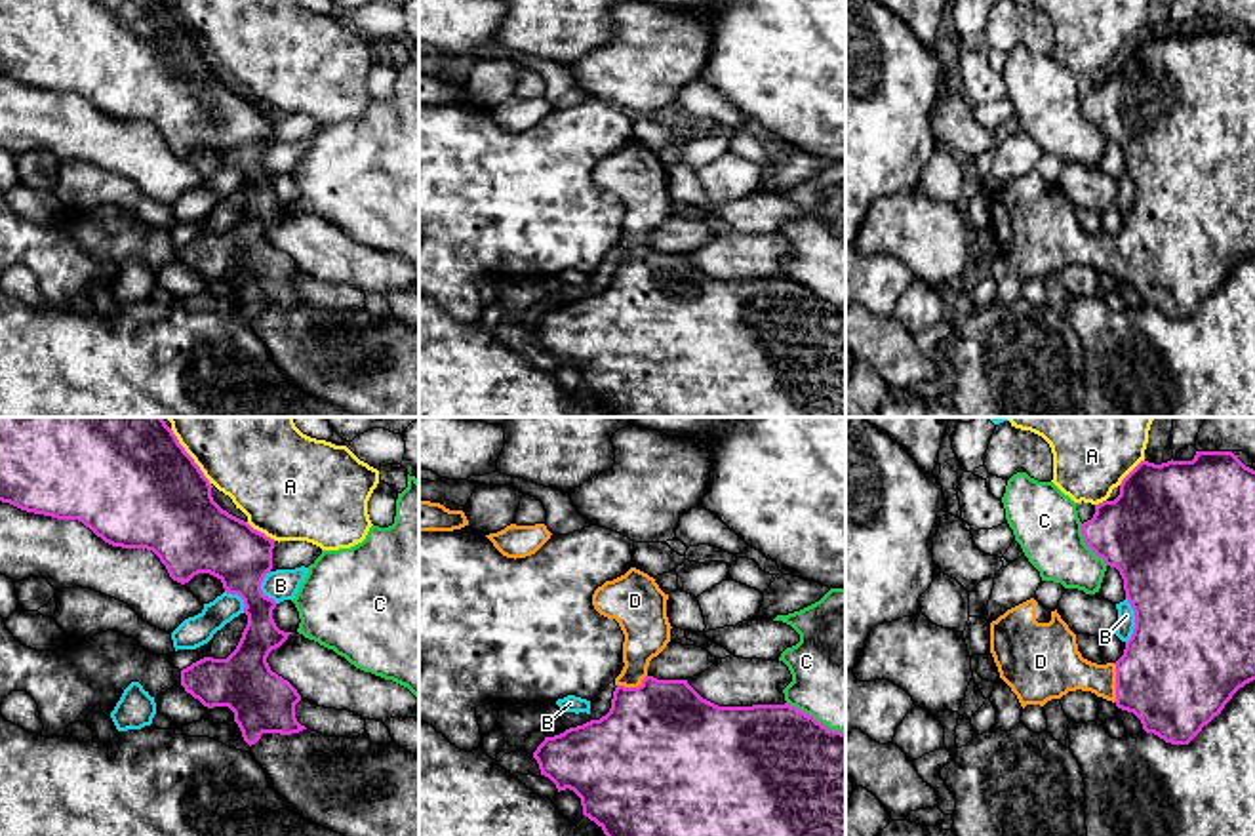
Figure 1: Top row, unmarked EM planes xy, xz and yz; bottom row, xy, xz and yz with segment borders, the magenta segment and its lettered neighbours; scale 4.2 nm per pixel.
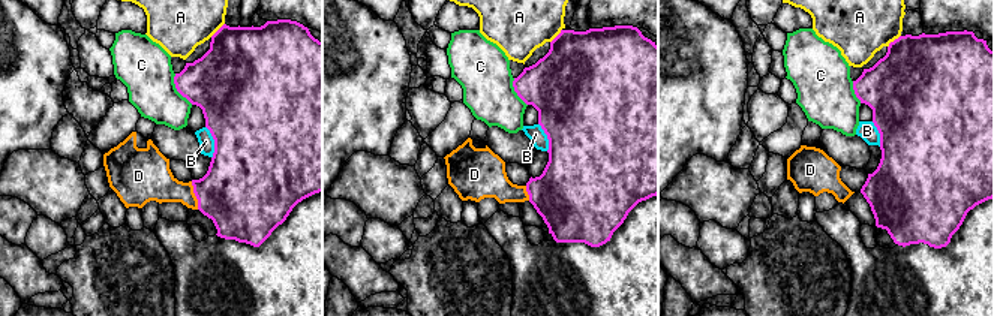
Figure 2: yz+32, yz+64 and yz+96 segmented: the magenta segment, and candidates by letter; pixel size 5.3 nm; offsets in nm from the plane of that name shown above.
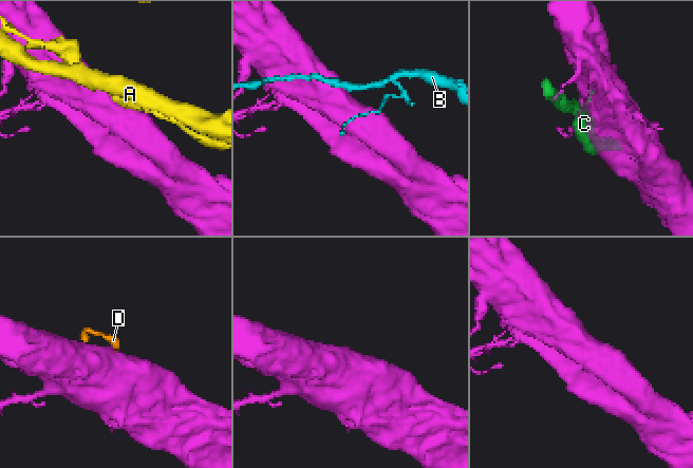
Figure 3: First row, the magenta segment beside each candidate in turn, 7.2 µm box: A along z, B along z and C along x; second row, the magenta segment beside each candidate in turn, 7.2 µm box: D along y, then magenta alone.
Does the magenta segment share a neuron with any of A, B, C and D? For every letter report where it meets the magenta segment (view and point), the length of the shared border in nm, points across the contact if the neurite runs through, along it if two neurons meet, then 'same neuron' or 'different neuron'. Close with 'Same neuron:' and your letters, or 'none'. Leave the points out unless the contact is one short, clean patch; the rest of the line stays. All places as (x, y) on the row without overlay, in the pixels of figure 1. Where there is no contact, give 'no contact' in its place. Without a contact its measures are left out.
A: meets magenta in xy at (191, 31); contact 300 nm long; different neuron
B: meets magenta in yz at (1135, 193); contact 200 nm long; different neuron
C: meets magenta in xz at (814, 292); contact 280 nm long; different neuron
D: meets magenta in yz at (1116, 256); contact 170 nm long; runs through yz (1175, 250), (1116, 256), (1059, 240); same neuron
Same neuron: D

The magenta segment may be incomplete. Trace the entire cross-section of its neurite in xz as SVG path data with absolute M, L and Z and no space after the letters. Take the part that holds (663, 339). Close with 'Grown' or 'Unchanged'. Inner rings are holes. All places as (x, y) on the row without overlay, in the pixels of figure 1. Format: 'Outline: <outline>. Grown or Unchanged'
Outline: M630 141L625 149L606 154L592 168L594 183L615 192L625 208L623 244L615 251L611 282L600 293L569 301L560 309L545 310L533 326L541 348L548 350L558 366L573 364L581 371L583 388L594 394L609 417L846 417L846 307L834 305L813 289L790 278L752 278L752 280L718 280L703 272L687 253L657 253L647 248L649 234L657 230L670 215L670 196L667 190L665 168L653 150Z. Grown

